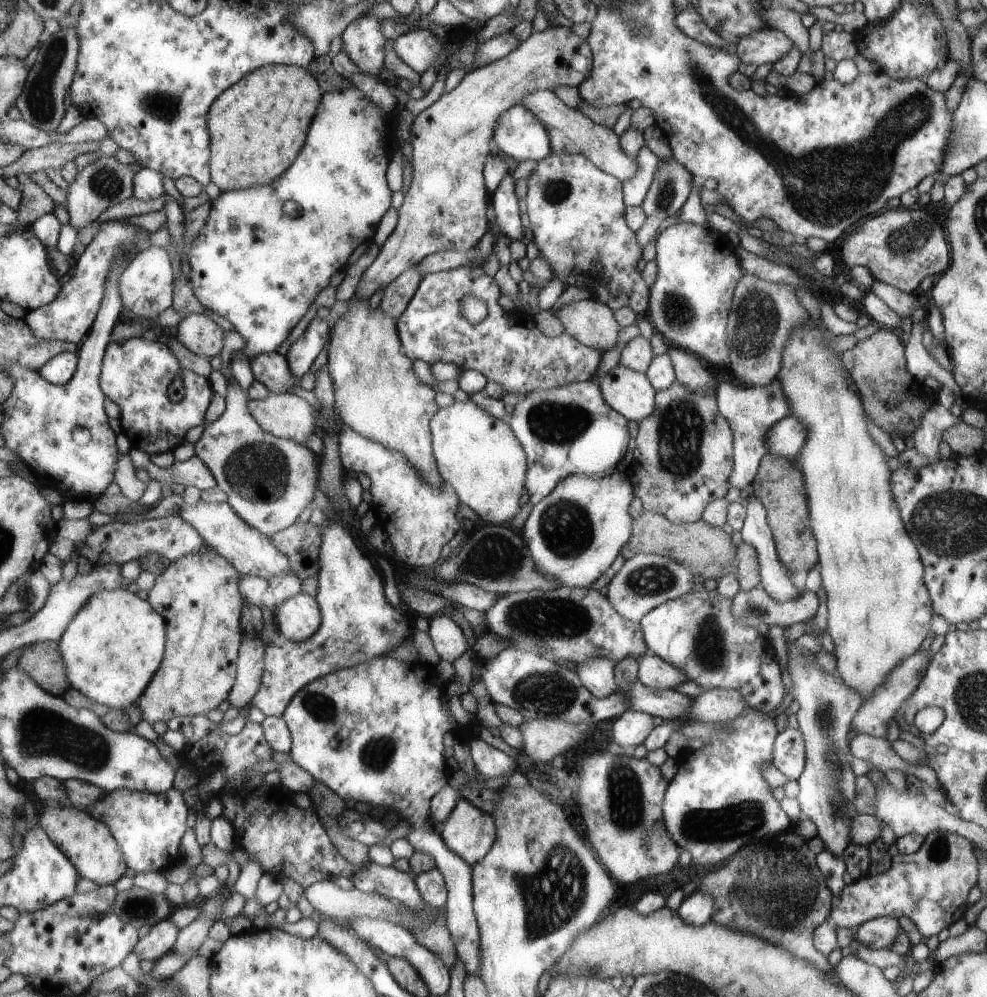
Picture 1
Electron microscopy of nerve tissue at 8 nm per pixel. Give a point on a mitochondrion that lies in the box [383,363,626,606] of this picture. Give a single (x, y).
(488, 557)

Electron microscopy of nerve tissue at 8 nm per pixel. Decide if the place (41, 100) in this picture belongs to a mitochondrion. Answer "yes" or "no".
yes

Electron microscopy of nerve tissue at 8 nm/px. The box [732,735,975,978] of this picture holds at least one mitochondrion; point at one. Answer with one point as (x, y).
(940, 851)

